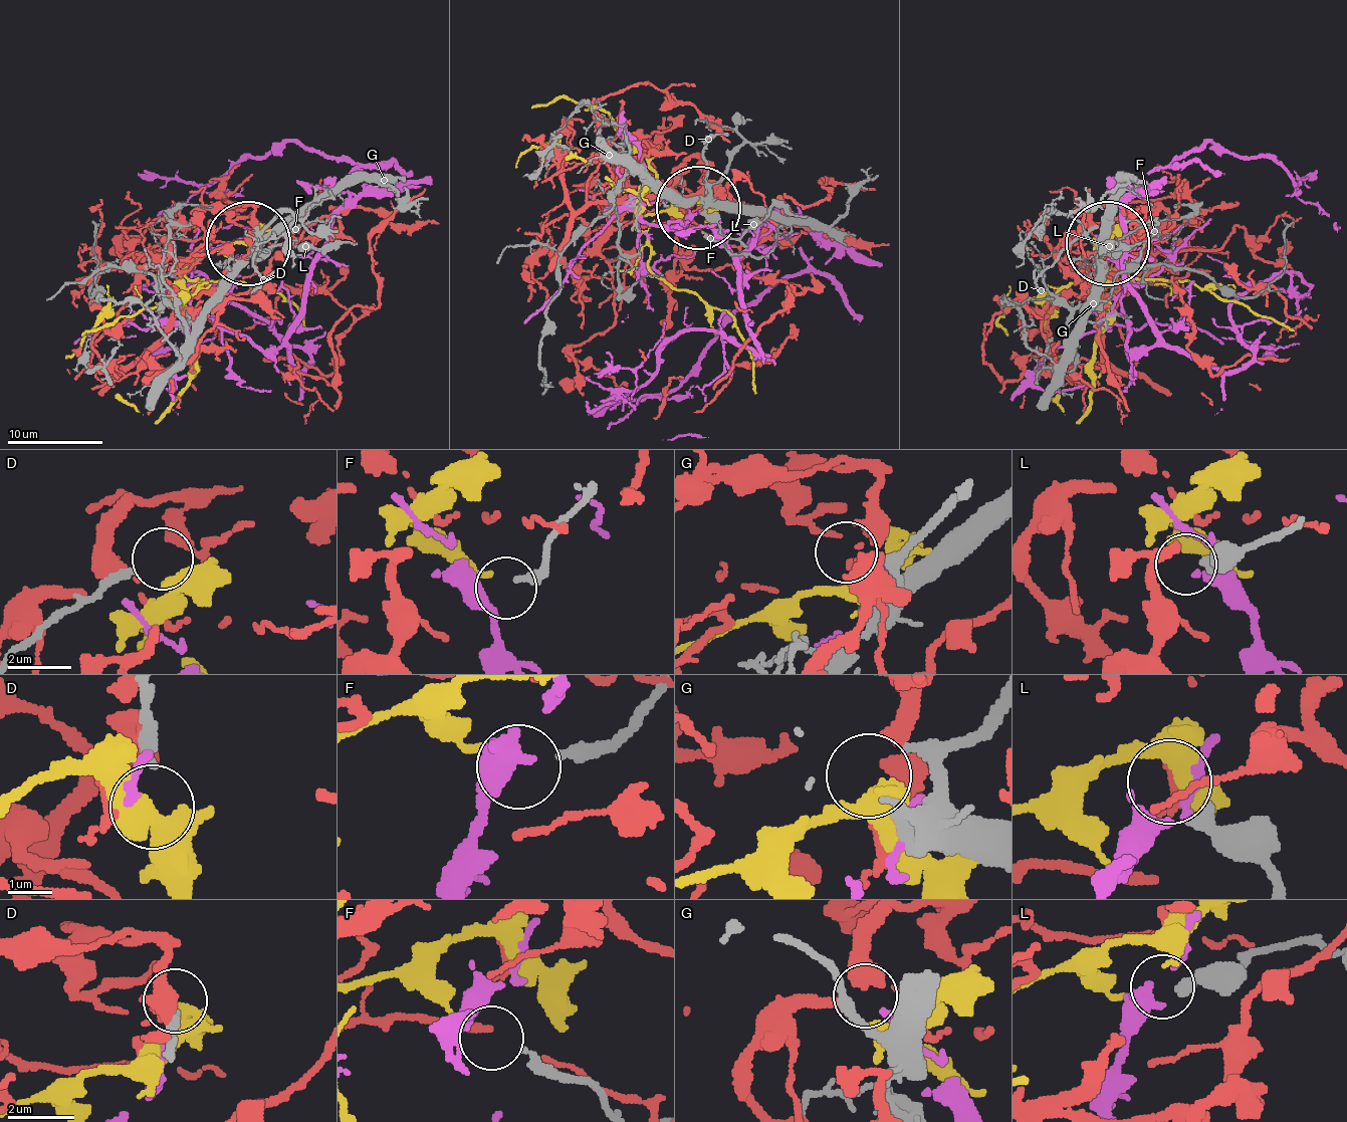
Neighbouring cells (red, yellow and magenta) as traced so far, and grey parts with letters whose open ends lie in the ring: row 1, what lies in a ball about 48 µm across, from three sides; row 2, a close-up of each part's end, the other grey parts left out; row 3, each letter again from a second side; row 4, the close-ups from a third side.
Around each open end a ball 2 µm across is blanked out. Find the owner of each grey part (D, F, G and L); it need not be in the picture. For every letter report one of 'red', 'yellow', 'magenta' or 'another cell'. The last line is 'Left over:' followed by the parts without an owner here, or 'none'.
D: another cell
F: another cell
G: another cell
L: another cell
Left over: D, F, G, L

